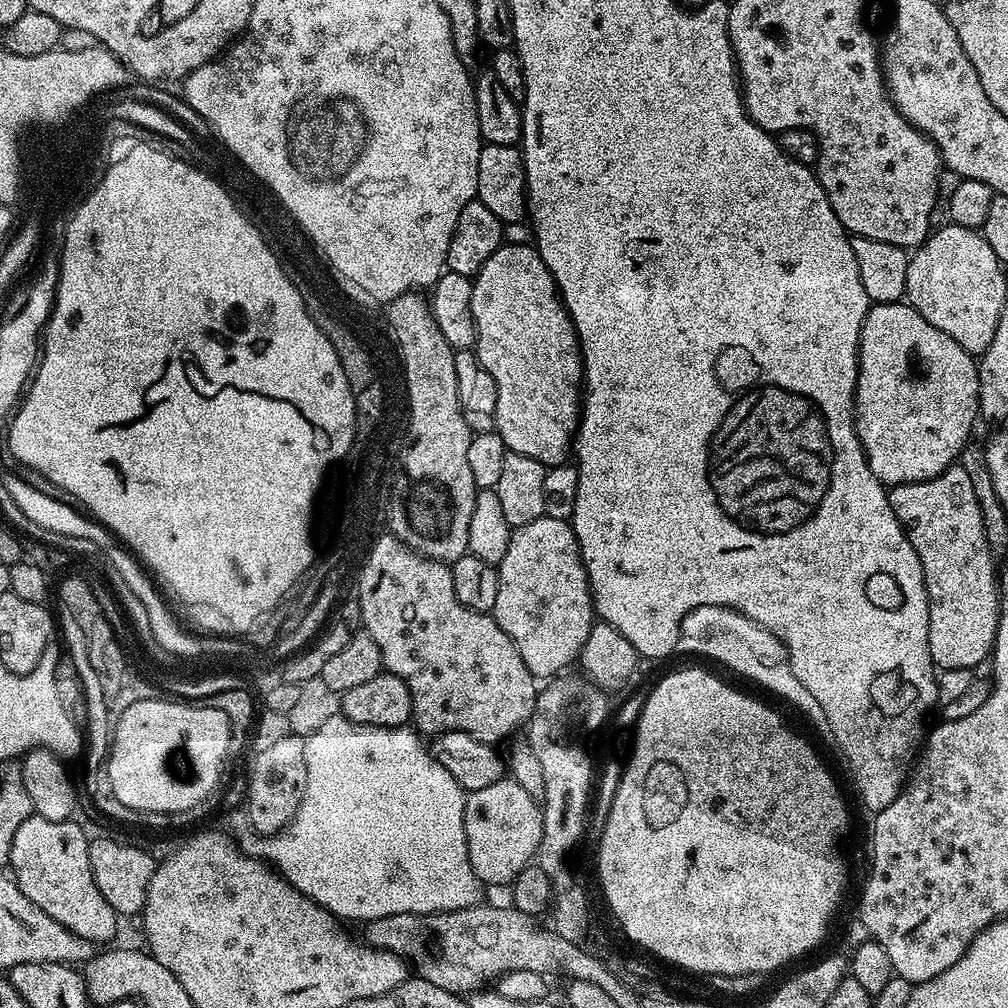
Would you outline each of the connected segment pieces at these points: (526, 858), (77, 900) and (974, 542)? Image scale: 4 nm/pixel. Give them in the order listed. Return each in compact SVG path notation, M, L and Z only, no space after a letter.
M505 778L494 782L494 786L485 786L477 792L467 793L464 802L464 829L466 830L466 846L470 866L474 874L479 878L481 885L504 884L511 885L512 881L518 878L523 868L533 863L534 857L539 850L539 843L542 842L543 828L543 807L541 801L535 796L526 794L522 786L511 778Z
M35 814L29 816L14 834L7 863L16 885L38 910L46 910L54 922L78 934L78 938L104 946L100 944L116 936L118 917L94 882L88 853L89 833L84 833L76 823L75 819L50 822Z
M953 466L926 482L894 484L888 488L888 501L890 510L894 510L898 522L904 527L910 546L922 562L922 574L928 595L928 641L933 665L940 670L979 669L979 664L983 660L985 663L991 657L996 641L1000 617L1000 586L998 564L986 542L982 510L978 506L978 498L974 498L974 485L970 482L970 474L966 474L962 467Z

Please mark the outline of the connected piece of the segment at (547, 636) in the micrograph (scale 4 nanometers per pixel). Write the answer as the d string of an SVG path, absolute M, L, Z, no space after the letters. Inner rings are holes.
M545 514L526 526L512 529L512 537L506 546L506 554L498 566L498 599L494 601L494 610L490 615L506 630L510 642L518 646L526 670L537 678L559 677L567 664L577 663L582 646L590 634L594 623L592 591L588 588L588 575L580 557L580 547L571 523L567 519Z

